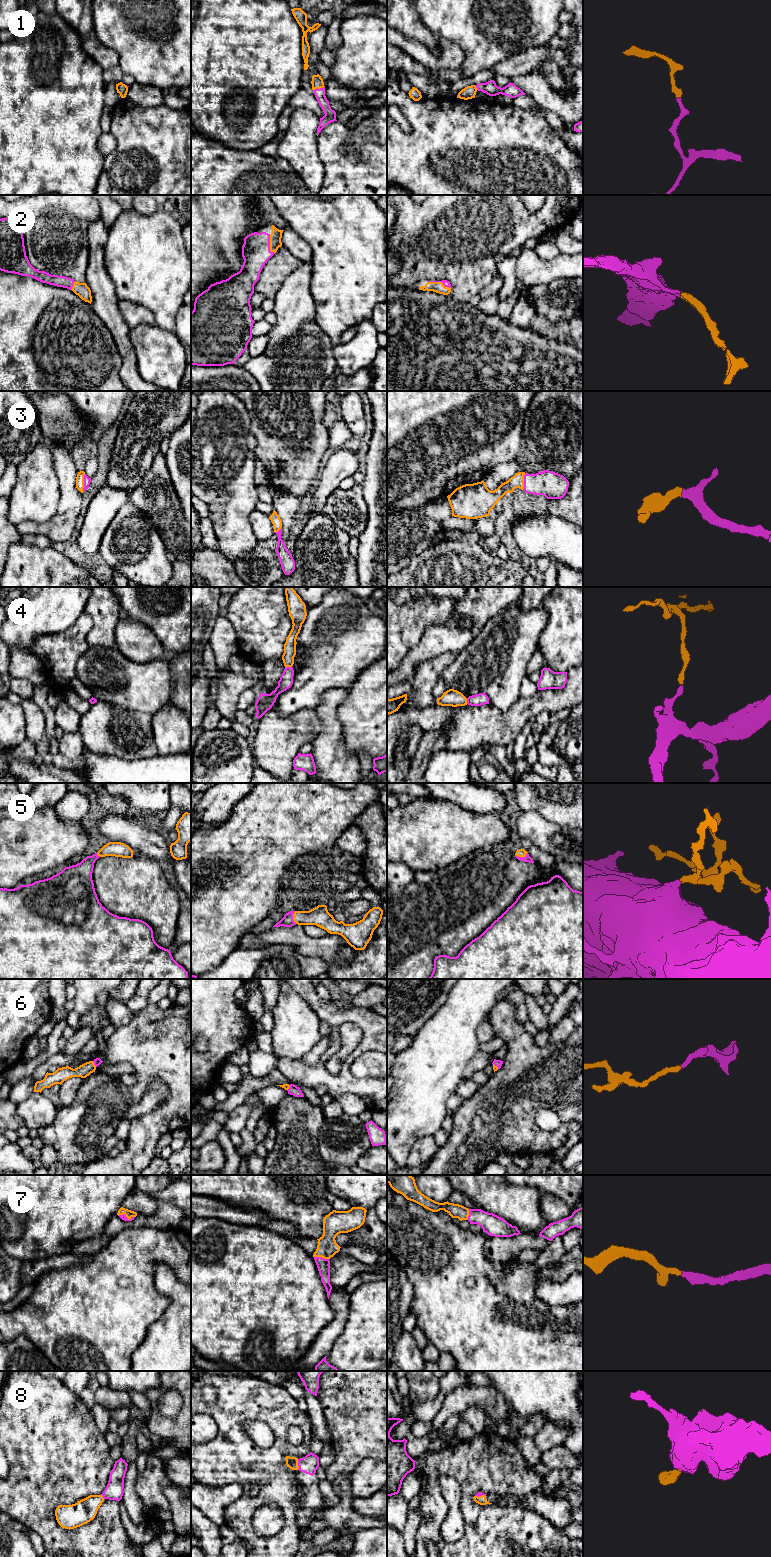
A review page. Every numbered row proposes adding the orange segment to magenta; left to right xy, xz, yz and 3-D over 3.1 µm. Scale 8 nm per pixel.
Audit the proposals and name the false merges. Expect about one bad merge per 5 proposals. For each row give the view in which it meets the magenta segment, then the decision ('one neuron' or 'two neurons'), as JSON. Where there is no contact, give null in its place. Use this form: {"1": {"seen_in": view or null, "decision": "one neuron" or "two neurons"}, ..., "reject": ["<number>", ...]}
{"1": {"seen_in": "xz", "decision": "one neuron"}, "2": {"seen_in": "yz", "decision": "one neuron"}, "3": {"seen_in": "xy", "decision": "one neuron"}, "4": {"seen_in": "xz", "decision": "one neuron"}, "5": {"seen_in": "yz", "decision": "one neuron"}, "6": {"seen_in": "yz", "decision": "one neuron"}, "7": {"seen_in": "xz", "decision": "one neuron"}, "8": {"seen_in": "xz", "decision": "one neuron"}, "reject": []}

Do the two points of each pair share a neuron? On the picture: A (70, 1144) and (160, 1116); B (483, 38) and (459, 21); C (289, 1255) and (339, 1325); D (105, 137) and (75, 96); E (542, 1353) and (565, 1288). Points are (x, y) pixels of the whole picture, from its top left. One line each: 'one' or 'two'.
A: two
B: one
C: two
D: two
E: two

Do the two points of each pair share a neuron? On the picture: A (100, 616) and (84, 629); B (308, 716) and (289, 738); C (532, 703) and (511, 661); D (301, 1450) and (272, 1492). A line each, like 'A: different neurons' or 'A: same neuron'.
A: different neurons
B: same neuron
C: different neurons
D: same neuron

